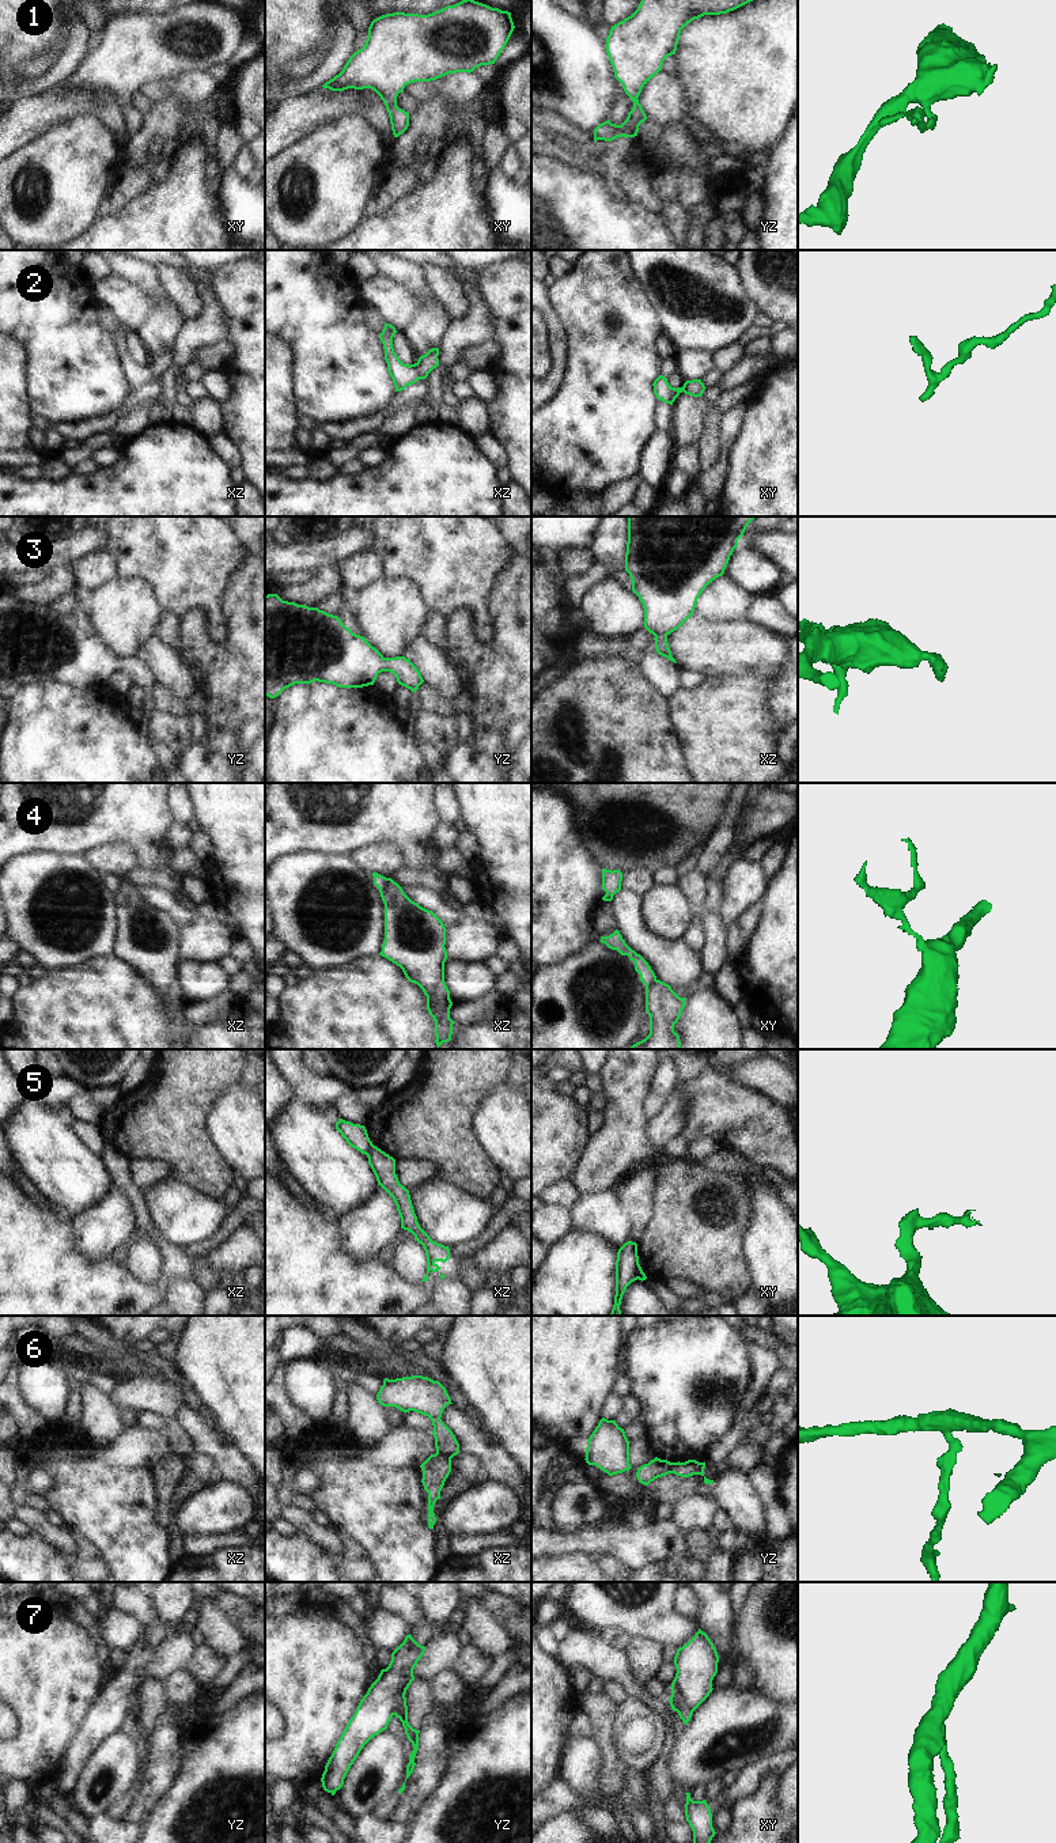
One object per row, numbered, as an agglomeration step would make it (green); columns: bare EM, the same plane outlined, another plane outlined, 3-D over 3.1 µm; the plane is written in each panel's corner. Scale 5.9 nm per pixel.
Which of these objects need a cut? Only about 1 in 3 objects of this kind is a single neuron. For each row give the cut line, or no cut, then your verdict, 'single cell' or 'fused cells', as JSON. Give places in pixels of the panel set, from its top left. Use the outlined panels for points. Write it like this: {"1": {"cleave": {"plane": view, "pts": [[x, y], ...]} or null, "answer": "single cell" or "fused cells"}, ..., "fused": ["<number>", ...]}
{"1": {"cleave": null, "answer": "single cell"}, "2": {"cleave": null, "answer": "single cell"}, "3": {"cleave": null, "answer": "single cell"}, "4": {"cleave": {"plane": "xz", "pts": [[388, 878], [381, 893]]}, "answer": "fused cells"}, "5": {"cleave": {"plane": "xz", "pts": [[373, 1145], [366, 1154]]}, "answer": "fused cells"}, "6": {"cleave": {"plane": "xz", "pts": [[436, 1452], [450, 1459]]}, "answer": "fused cells"}, "7": {"cleave": {"plane": "xy", "pts": [[672, 1694], [676, 1694], [692, 1711]]}, "answer": "fused cells"}, "fused": ["4", "5", "6", "7"]}

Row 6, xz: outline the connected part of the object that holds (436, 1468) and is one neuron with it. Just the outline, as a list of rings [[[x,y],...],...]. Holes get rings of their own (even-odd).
[[[431,1454],[421,1465],[424,1490],[428,1492],[428,1528],[434,1529],[436,1517],[434,1506],[440,1499],[440,1491],[451,1472],[451,1458],[442,1454]]]

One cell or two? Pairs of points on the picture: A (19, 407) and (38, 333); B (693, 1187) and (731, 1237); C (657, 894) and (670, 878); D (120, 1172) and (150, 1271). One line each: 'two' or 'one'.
A: two
B: one
C: two
D: two

